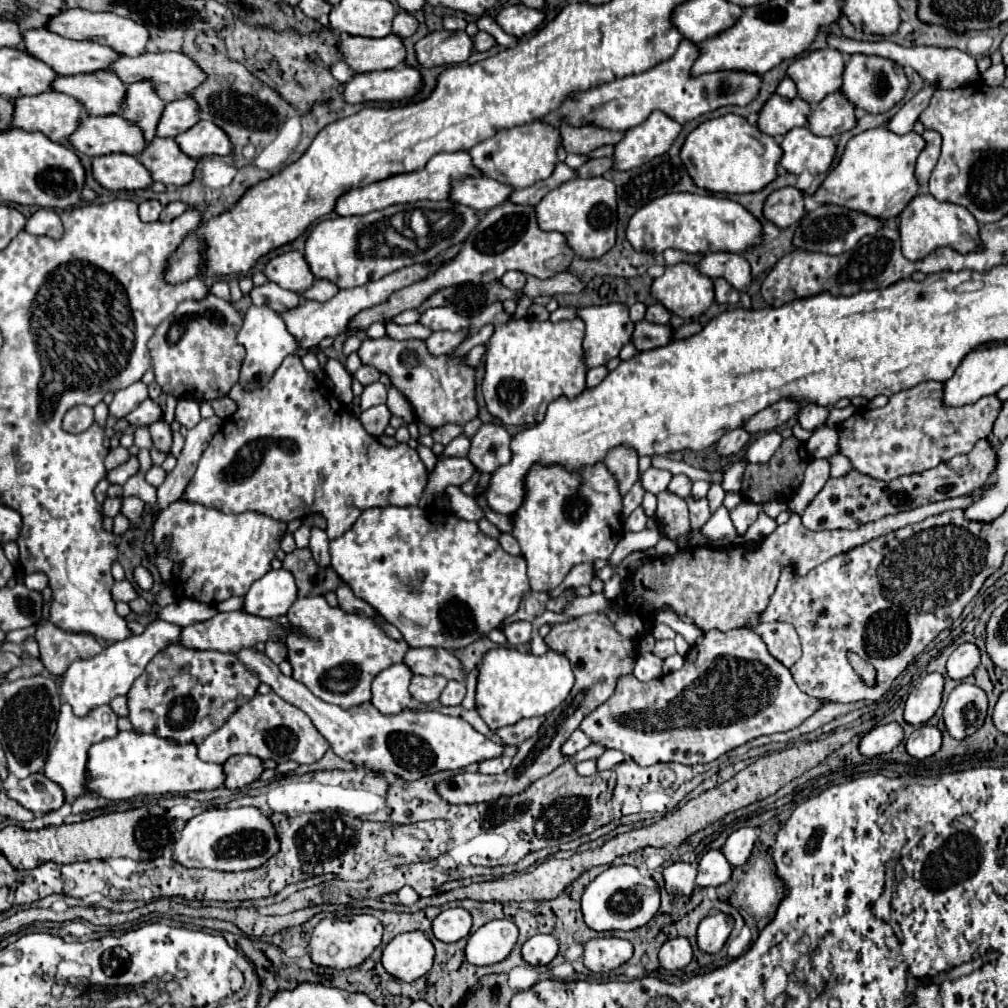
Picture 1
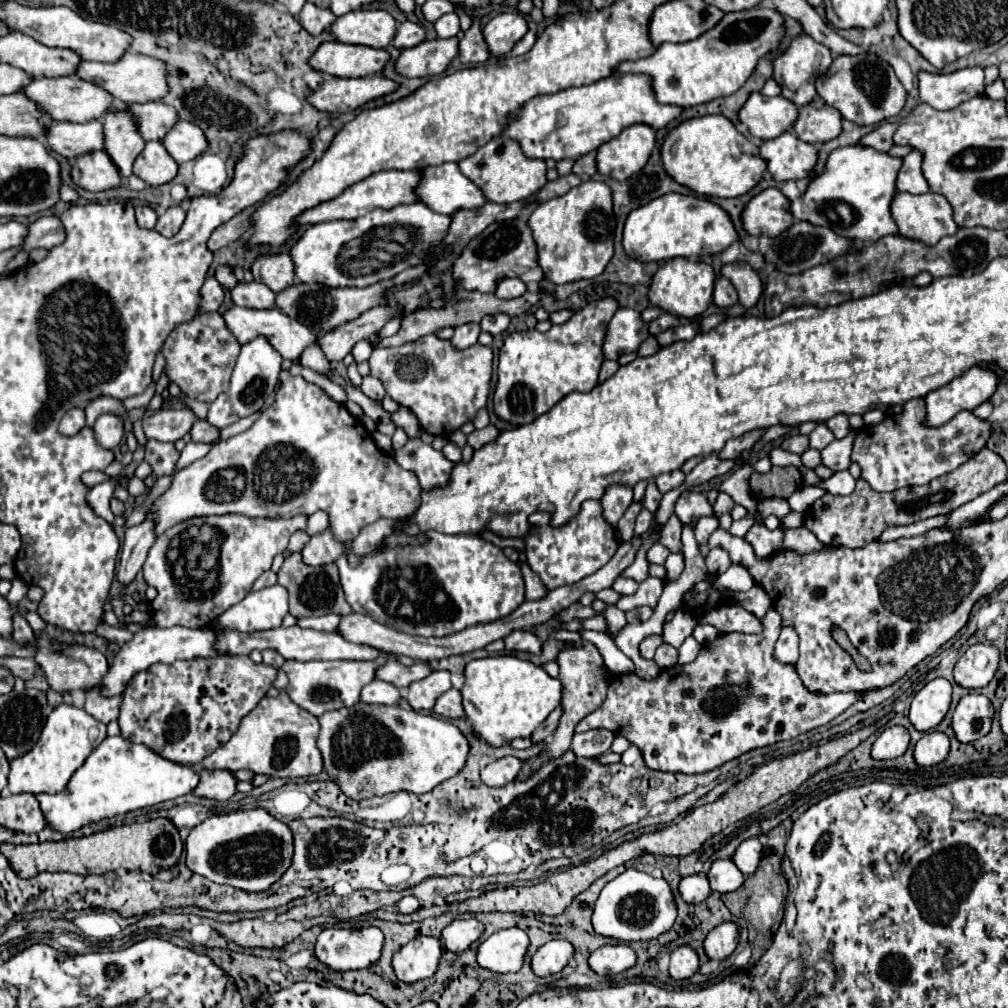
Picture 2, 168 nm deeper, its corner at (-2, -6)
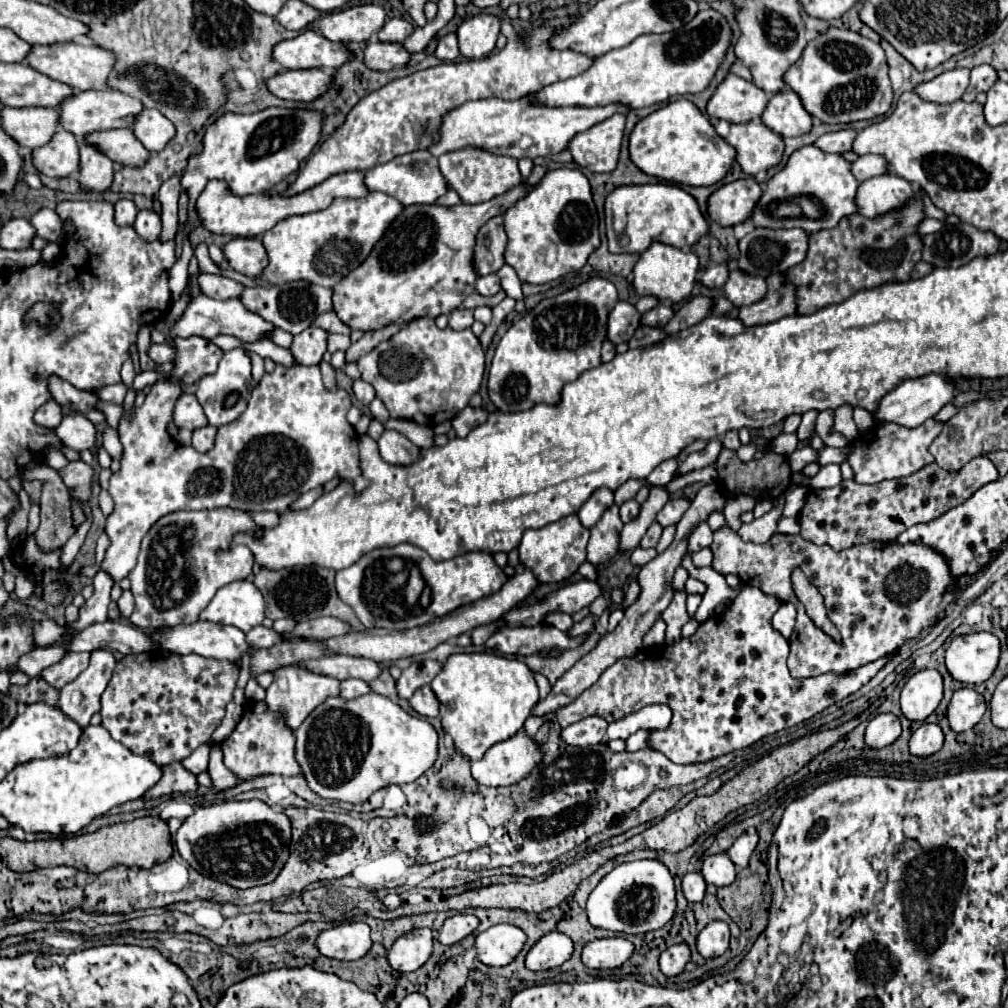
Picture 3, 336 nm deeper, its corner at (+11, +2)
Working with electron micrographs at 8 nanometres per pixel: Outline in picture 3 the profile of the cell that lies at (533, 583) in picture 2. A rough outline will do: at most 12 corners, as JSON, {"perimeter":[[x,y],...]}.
{"perimeter":[[549,613],[545,623],[565,631],[573,625],[567,613]]}

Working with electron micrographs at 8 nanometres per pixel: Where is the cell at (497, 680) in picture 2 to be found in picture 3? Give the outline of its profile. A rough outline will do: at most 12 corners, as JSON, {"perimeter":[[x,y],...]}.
{"perimeter":[[455,653],[431,689],[459,751],[477,761],[539,701],[533,671]]}

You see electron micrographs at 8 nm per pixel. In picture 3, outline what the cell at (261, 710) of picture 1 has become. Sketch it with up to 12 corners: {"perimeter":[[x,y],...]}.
{"perimeter":[[249,703],[217,743],[241,779],[299,775],[295,731]]}

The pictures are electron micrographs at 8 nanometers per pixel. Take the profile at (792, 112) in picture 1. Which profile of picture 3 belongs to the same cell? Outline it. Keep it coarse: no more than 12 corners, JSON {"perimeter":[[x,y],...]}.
{"perimeter":[[729,73],[707,113],[729,123],[761,117],[767,93]]}

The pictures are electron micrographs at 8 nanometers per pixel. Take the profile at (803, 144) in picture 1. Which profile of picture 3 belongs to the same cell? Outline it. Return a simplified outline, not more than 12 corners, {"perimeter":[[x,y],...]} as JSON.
{"perimeter":[[759,119],[731,125],[727,143],[747,175],[783,159],[783,137]]}

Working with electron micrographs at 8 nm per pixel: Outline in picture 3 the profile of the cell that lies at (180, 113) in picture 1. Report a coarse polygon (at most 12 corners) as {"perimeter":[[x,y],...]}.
{"perimeter":[[117,89],[79,91],[59,105],[77,137],[131,127],[143,103]]}

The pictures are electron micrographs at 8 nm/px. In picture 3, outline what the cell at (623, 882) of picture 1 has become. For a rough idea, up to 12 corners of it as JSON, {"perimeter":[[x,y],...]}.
{"perimeter":[[657,859],[607,873],[587,899],[593,927],[647,933],[675,913]]}

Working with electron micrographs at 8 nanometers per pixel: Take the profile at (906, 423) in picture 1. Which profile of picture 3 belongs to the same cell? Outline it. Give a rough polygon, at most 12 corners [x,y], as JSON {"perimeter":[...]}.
{"perimeter":[[881,423],[851,441],[855,481],[899,479],[933,463],[945,423]]}

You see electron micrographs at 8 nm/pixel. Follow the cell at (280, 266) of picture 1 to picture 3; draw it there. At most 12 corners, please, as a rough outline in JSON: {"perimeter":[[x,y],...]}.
{"perimeter":[[237,237],[223,247],[229,265],[261,277],[269,261],[257,237]]}

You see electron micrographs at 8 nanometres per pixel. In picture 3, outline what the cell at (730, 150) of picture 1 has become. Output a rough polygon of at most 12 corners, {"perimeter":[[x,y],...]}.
{"perimeter":[[687,99],[641,119],[631,161],[647,175],[707,187],[735,149]]}

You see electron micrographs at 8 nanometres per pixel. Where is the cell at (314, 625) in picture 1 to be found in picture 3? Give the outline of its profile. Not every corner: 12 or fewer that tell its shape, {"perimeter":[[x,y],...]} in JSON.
{"perimeter":[[299,665],[277,669],[267,707],[297,729],[341,681]]}

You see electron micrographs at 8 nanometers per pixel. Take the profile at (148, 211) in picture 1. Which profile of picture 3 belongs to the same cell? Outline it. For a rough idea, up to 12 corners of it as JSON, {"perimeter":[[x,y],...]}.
{"perimeter":[[131,199],[115,203],[115,221],[133,225],[137,207]]}

